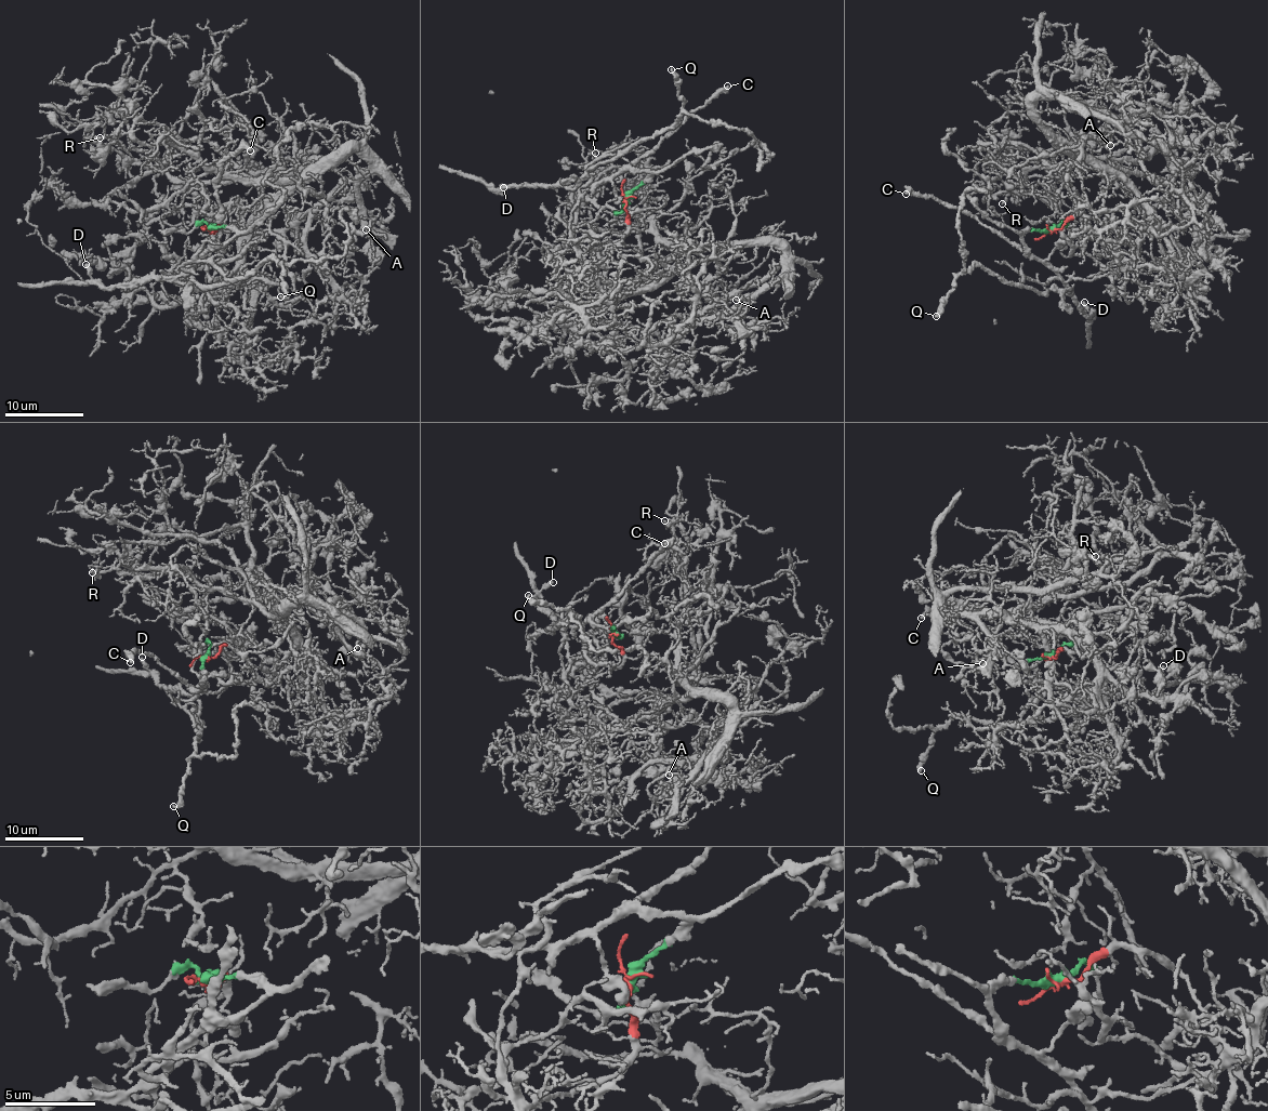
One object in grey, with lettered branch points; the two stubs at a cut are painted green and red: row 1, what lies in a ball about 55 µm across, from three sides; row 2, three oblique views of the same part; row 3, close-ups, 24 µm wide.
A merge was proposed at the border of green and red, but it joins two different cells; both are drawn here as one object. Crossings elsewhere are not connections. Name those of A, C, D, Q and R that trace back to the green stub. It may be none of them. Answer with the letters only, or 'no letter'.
C, D, Q

